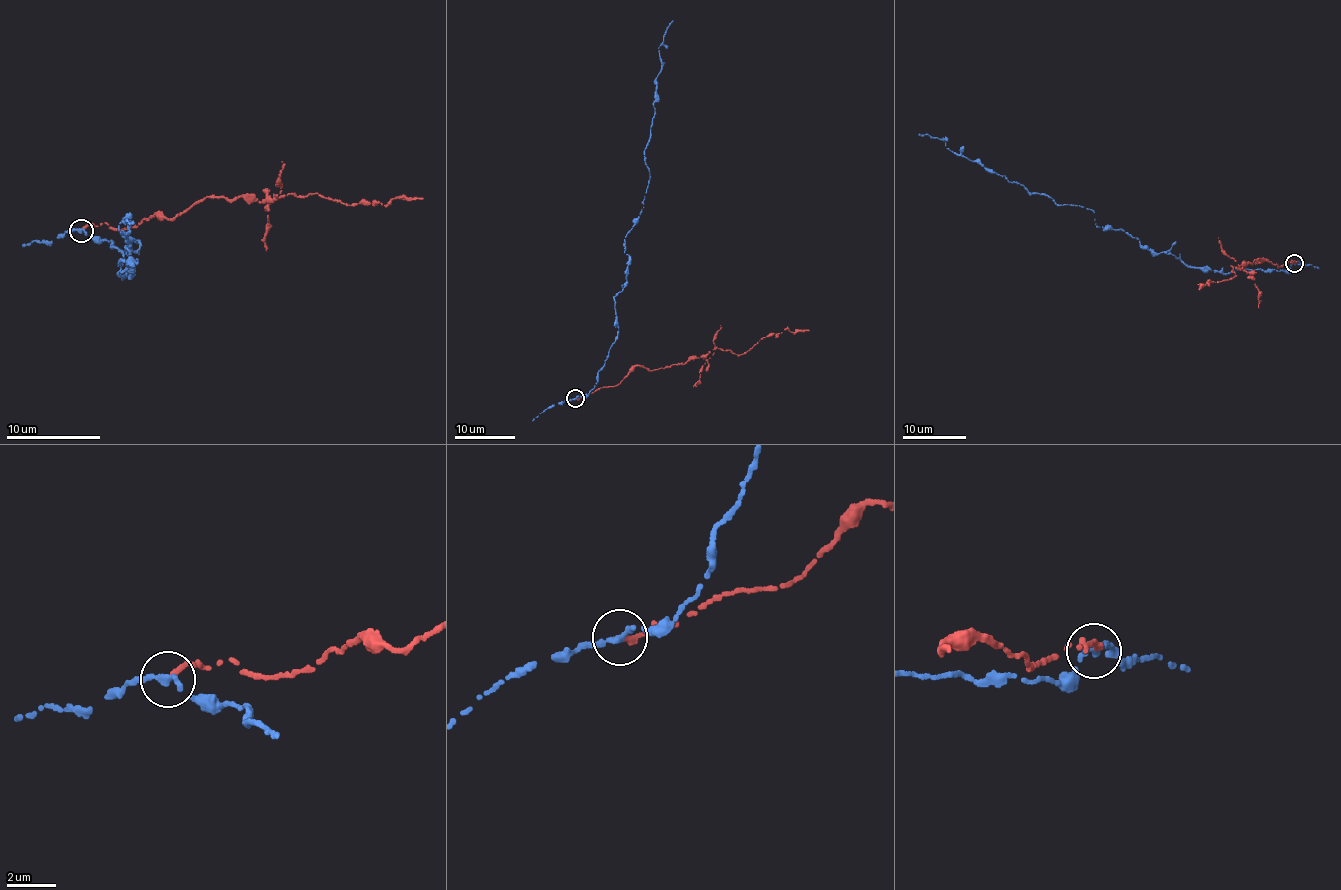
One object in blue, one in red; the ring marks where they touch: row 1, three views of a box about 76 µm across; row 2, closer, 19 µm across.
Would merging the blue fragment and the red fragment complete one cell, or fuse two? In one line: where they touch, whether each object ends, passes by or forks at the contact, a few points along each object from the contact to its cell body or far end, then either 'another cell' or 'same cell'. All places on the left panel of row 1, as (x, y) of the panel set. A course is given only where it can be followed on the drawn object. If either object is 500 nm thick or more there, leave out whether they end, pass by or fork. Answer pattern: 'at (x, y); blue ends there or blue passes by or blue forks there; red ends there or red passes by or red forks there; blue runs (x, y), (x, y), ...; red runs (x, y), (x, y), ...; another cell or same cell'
at (81, 230); blue passes by; red ends there; blue runs (82, 230), (133, 264), (122, 278), (141, 242), (128, 251), (118, 225), (134, 222); red runs (82, 230), (104, 222), (128, 230), (208, 196), (269, 202), (293, 193), (385, 206), (423, 198); another cell

